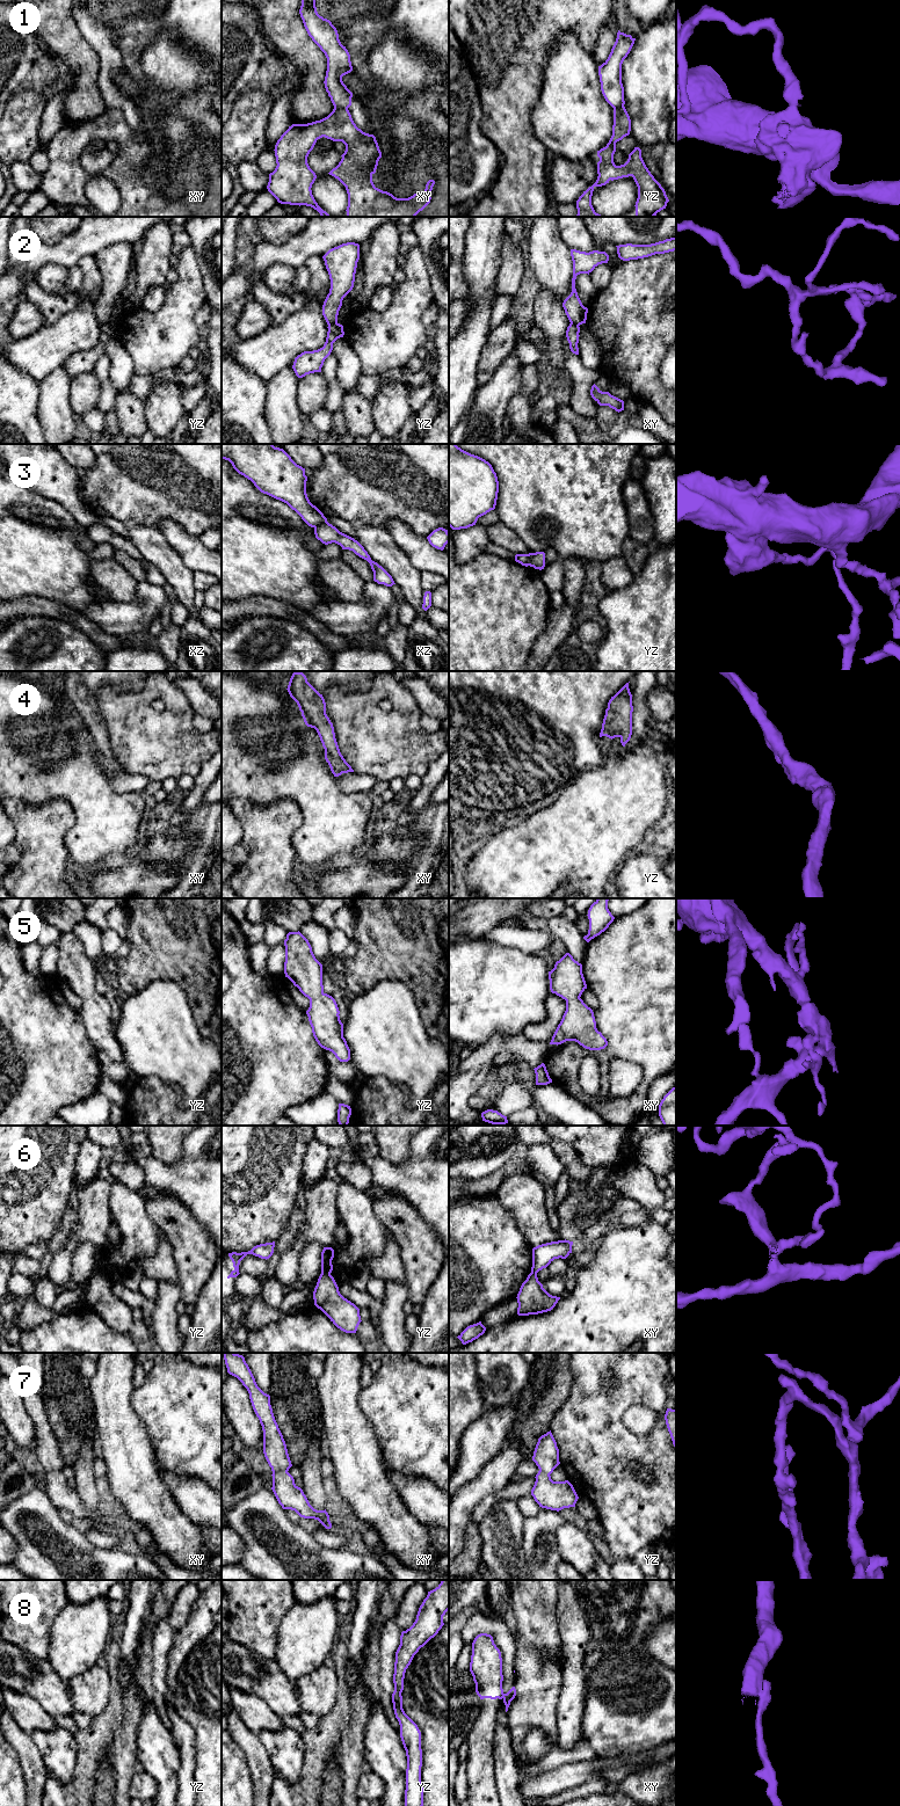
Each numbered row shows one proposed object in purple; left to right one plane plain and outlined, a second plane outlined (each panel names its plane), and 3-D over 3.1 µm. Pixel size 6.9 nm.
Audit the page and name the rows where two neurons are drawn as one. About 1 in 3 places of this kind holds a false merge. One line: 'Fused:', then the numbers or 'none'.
Fused: 1, 2, 3, 6, 8

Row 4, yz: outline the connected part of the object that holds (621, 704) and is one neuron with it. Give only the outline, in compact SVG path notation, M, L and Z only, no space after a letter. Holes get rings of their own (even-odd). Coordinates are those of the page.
M629 682L630 683L630 682ZM626 683L608 702L600 737L619 737L623 747L632 735L632 694Z

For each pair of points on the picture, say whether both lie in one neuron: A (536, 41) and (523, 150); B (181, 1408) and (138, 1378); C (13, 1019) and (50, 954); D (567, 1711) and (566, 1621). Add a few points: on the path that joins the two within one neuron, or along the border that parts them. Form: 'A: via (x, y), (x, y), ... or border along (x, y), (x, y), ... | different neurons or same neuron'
A: via (520, 67), (520, 123) | same neuron
B: border along (146, 1373), (145, 1380), (136, 1386) | different neurons
C: border along (43, 973), (51, 976) | different neurons
D: via (573, 1689), (573, 1643) | same neuron

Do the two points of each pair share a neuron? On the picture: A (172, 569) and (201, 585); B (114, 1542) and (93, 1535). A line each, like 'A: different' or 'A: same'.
A: different
B: same

